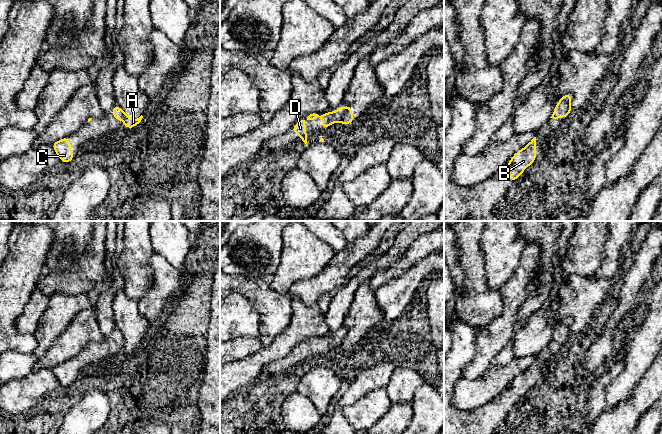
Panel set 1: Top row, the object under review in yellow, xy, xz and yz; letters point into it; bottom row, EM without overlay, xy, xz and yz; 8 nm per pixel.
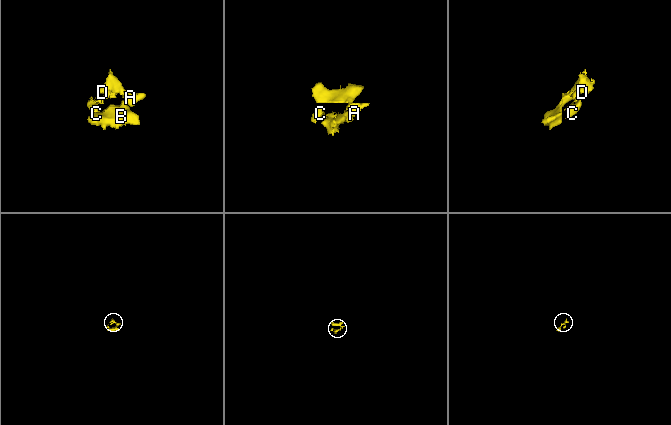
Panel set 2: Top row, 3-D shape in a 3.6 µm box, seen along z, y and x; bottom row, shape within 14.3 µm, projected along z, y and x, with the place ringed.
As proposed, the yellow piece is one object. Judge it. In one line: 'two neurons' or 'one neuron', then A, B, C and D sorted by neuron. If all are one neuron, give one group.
one neuron; A B C D

